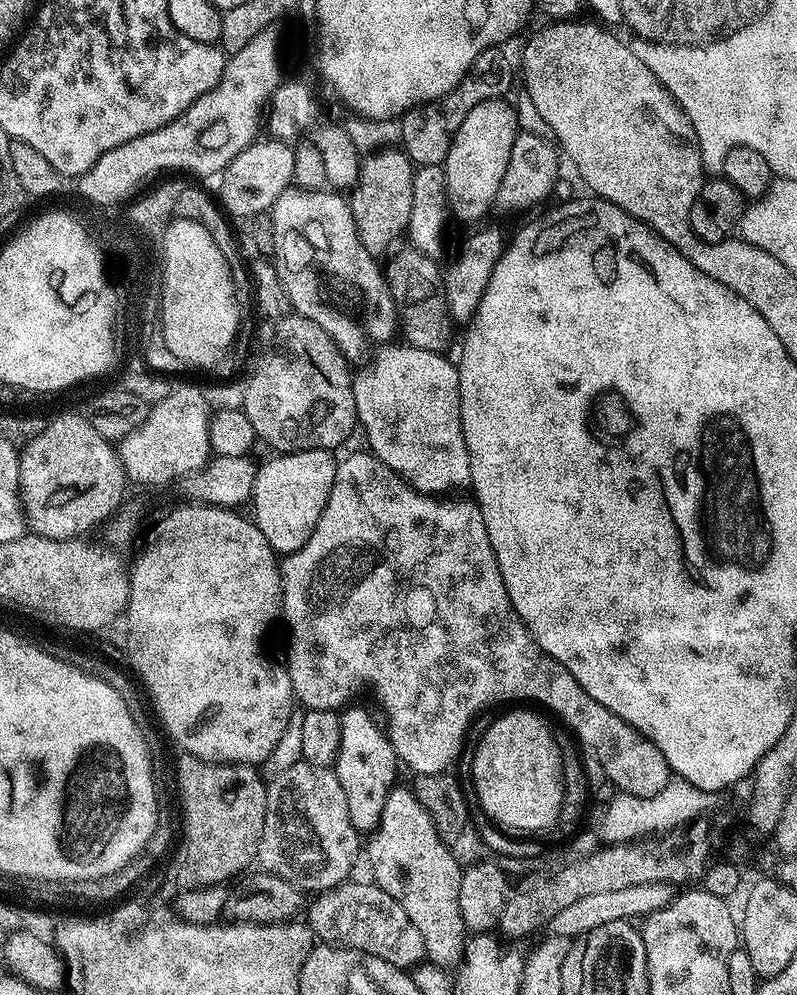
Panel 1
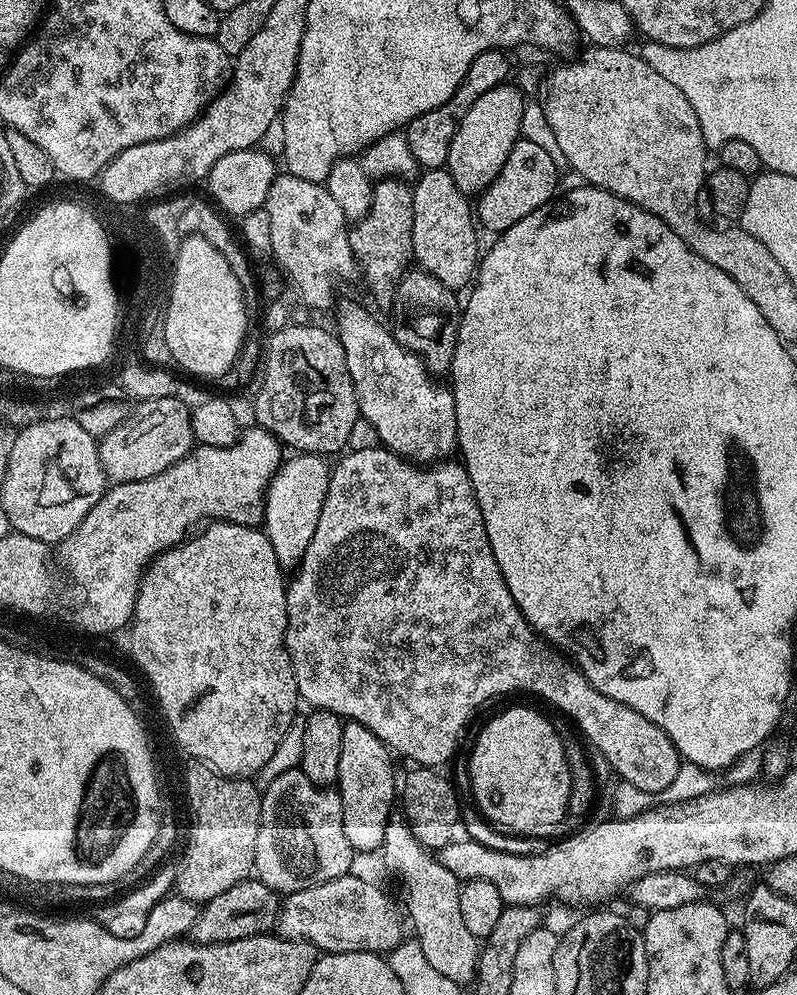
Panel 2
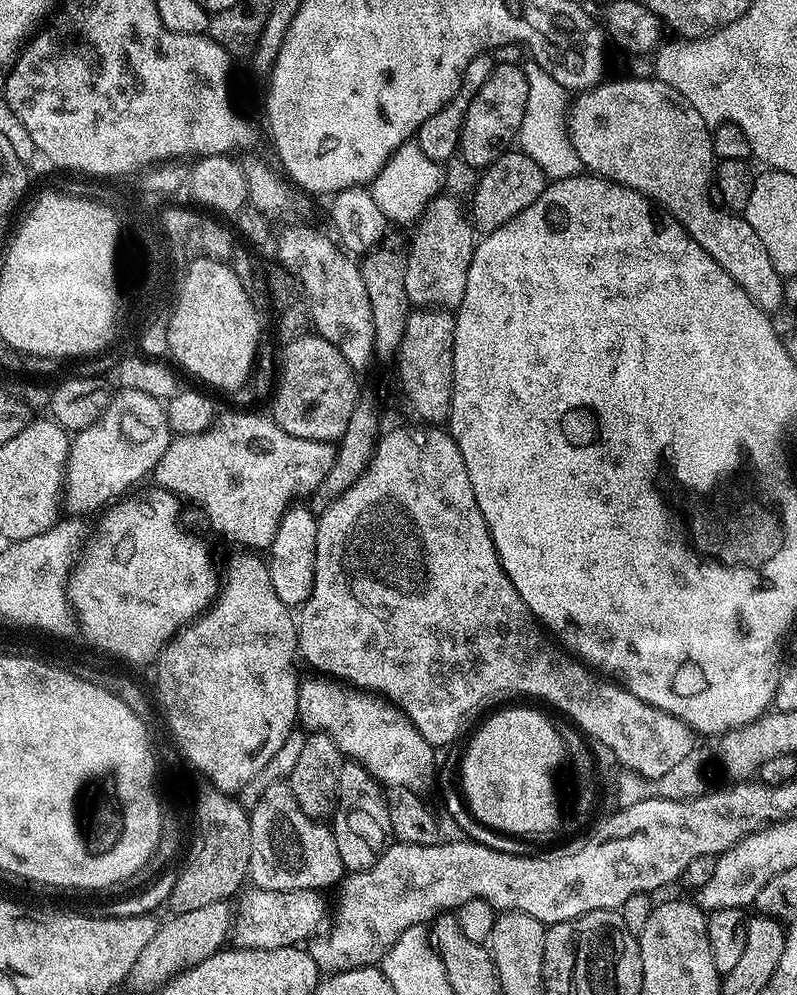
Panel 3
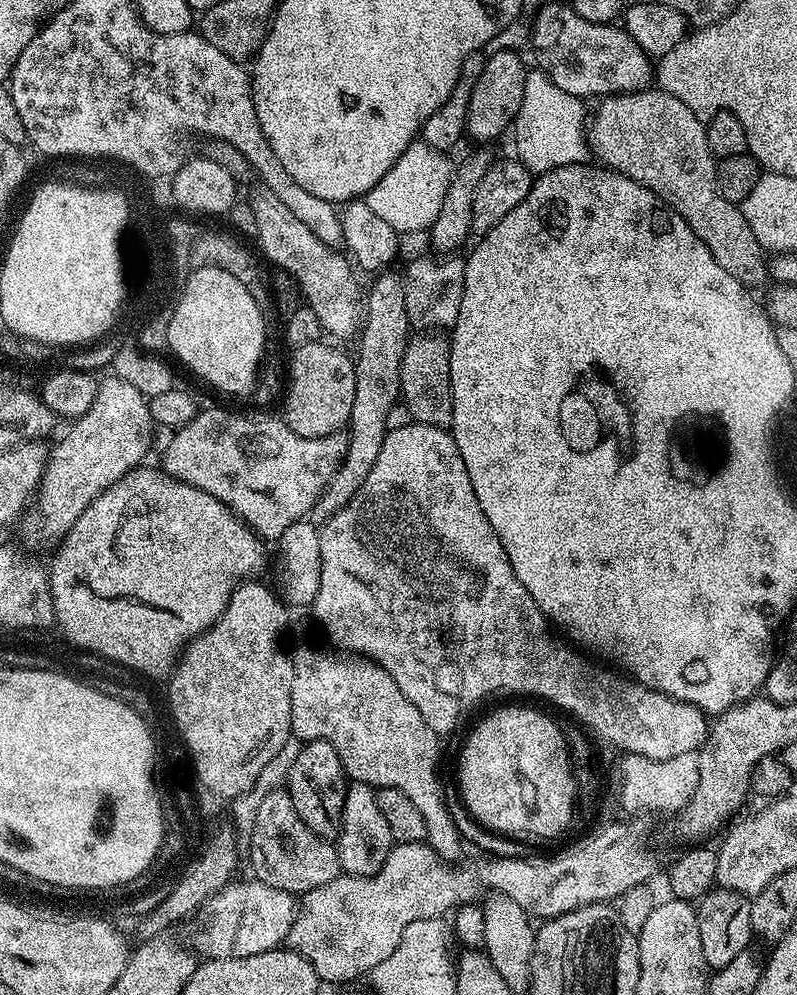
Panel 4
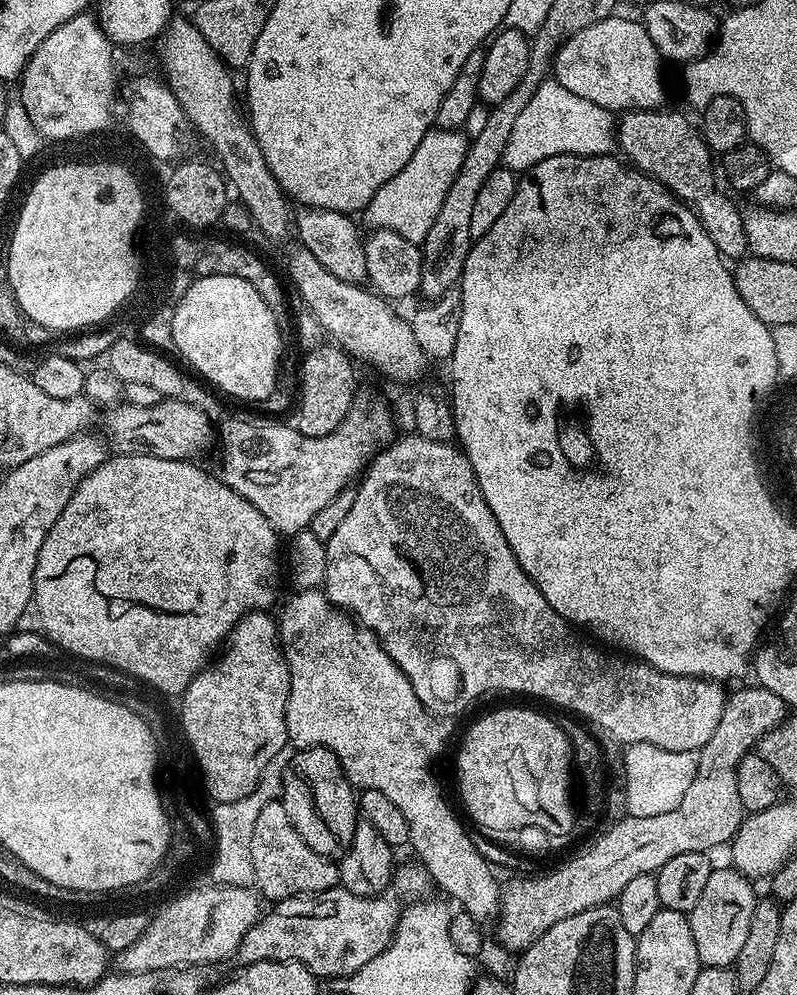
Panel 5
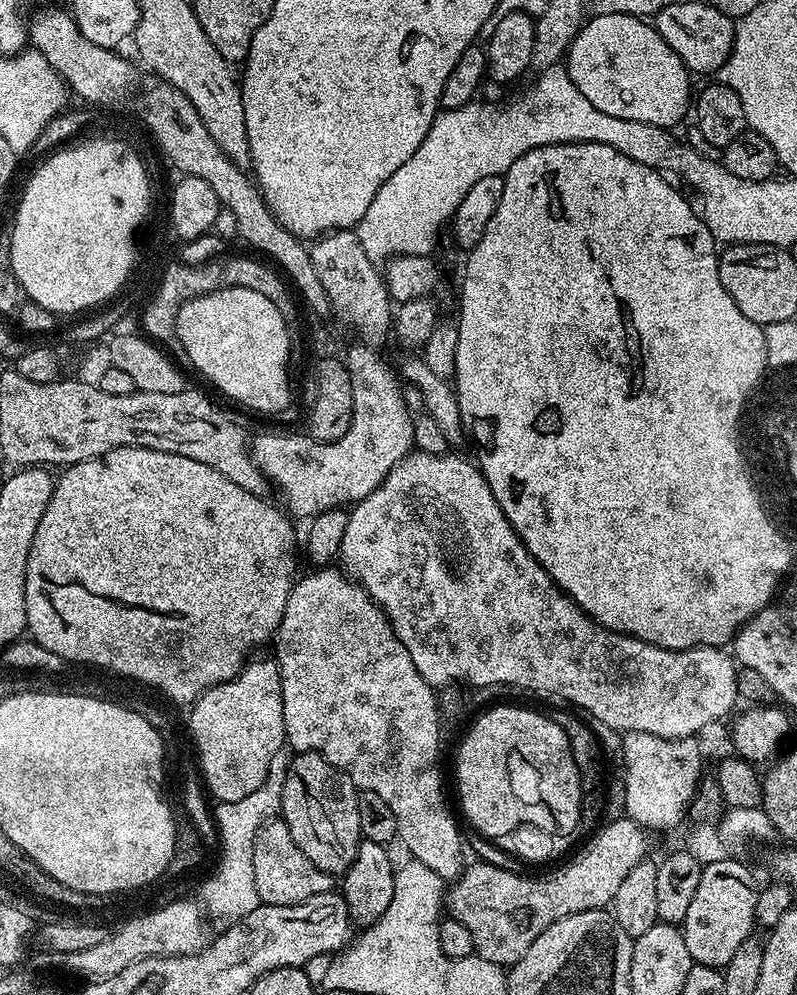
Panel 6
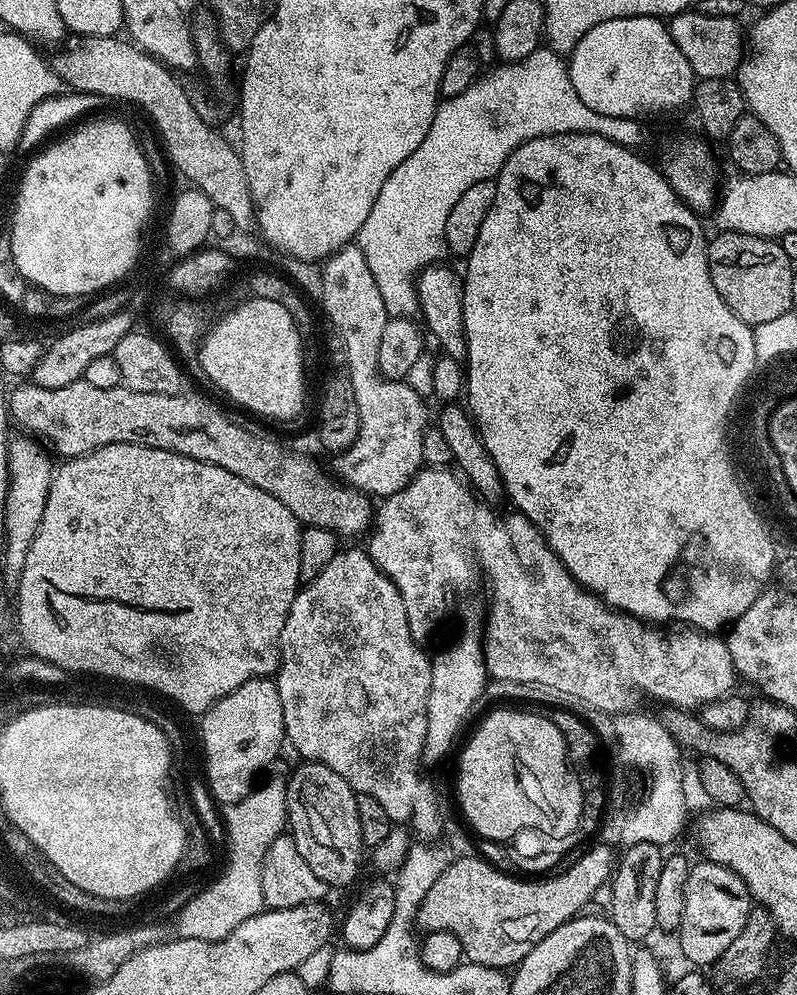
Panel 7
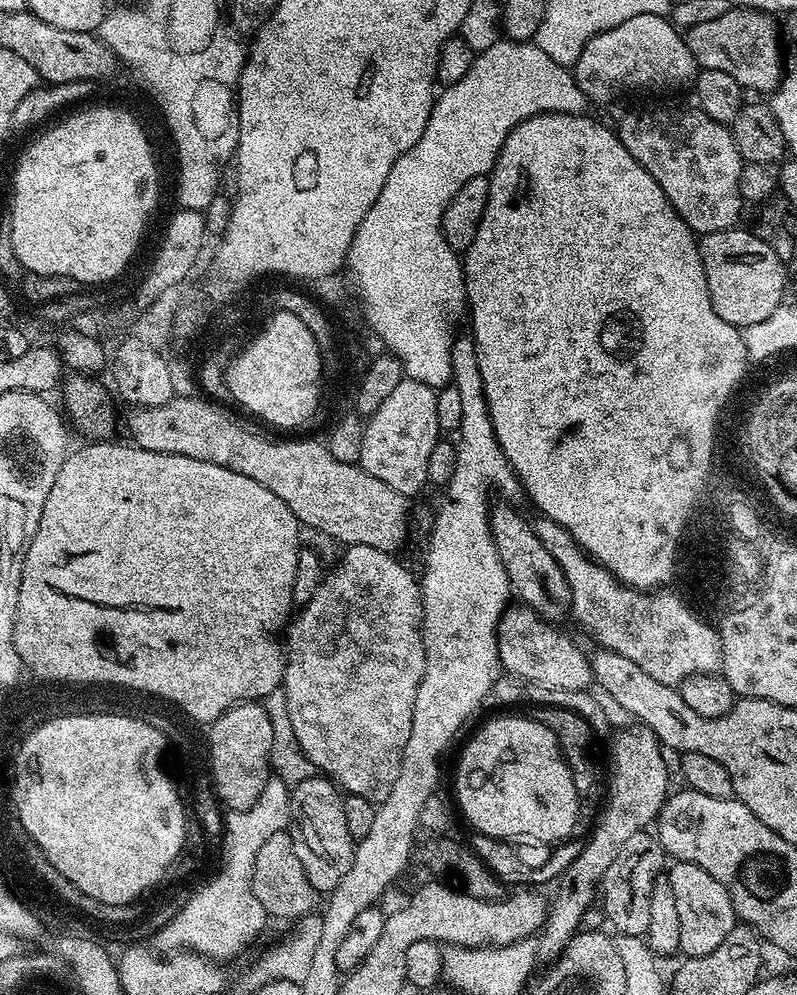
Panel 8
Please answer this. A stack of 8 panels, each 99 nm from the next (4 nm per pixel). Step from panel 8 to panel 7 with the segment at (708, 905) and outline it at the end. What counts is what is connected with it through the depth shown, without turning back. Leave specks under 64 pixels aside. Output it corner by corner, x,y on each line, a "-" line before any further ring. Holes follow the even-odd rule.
693,863
689,867
684,887
682,922
678,929
680,952
692,966
715,965
722,954
730,950
730,942
741,936
742,926
746,926
754,907
746,882
742,882
734,870
721,864
703,863

